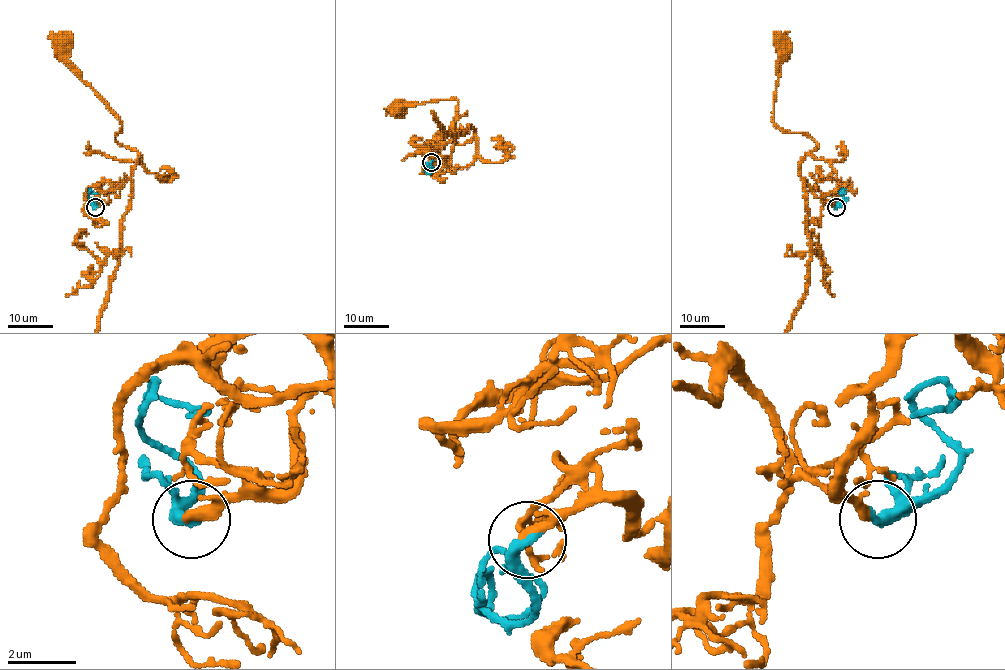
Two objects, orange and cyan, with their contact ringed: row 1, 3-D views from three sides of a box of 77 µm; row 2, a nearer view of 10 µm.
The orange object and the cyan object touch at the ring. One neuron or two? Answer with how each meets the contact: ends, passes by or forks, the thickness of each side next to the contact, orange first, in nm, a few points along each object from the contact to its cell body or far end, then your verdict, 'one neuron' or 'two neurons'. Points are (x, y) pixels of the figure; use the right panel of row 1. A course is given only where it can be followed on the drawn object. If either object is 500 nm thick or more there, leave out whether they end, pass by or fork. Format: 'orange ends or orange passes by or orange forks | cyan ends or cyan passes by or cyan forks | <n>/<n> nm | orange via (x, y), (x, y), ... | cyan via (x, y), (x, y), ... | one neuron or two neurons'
orange ends | cyan passes by | 320/280 nm | orange via (836, 207), (834, 191), (818, 197), (801, 177), (801, 161), (818, 145), (773, 121), (782, 41) | cyan via (836, 207), (845, 197), (840, 191), (844, 189), (846, 193), (840, 194) | one neuron

